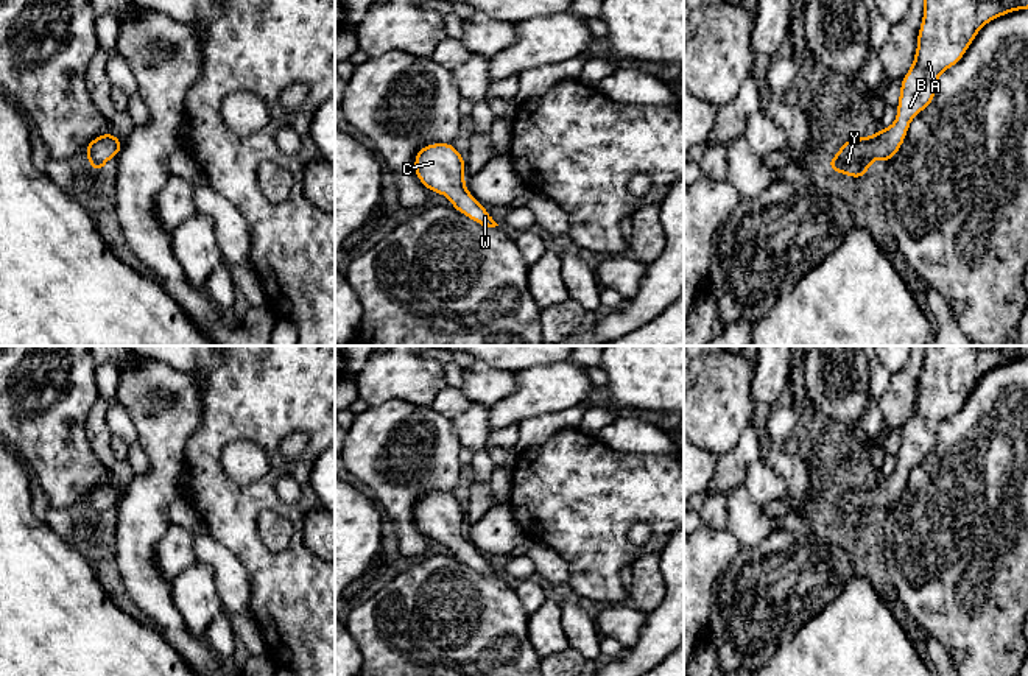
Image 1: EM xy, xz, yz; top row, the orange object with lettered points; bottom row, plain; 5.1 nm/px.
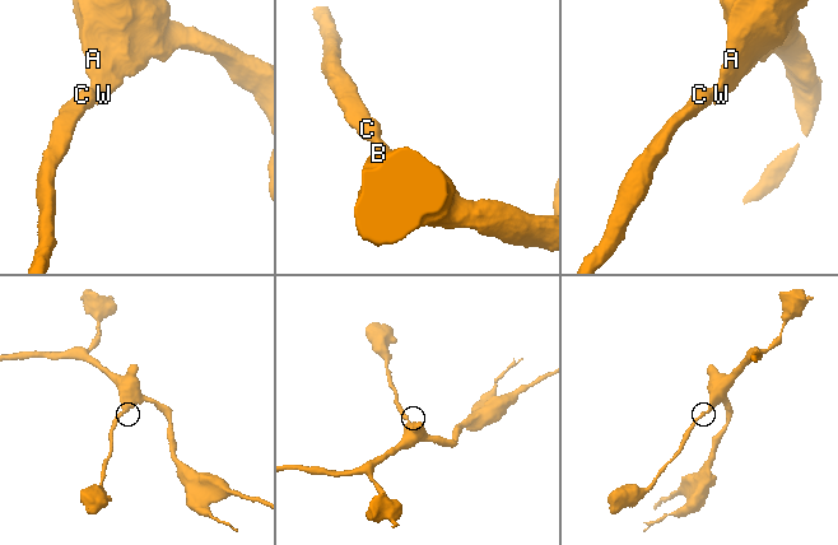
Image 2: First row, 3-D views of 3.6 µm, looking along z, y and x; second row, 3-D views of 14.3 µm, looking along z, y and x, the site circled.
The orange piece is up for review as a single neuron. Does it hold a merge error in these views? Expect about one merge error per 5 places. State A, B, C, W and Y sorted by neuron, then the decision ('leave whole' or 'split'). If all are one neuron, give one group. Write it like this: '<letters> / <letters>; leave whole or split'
A B C W Y; leave whole

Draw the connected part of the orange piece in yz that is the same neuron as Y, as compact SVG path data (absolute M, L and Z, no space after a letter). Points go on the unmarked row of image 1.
M924 346L914 411L902 427L897 466L877 483L847 488L826 516L861 528L875 506L889 512L900 498L911 469L936 444L939 424L958 413L977 382L1008 361L1028 358L1028 346Z

